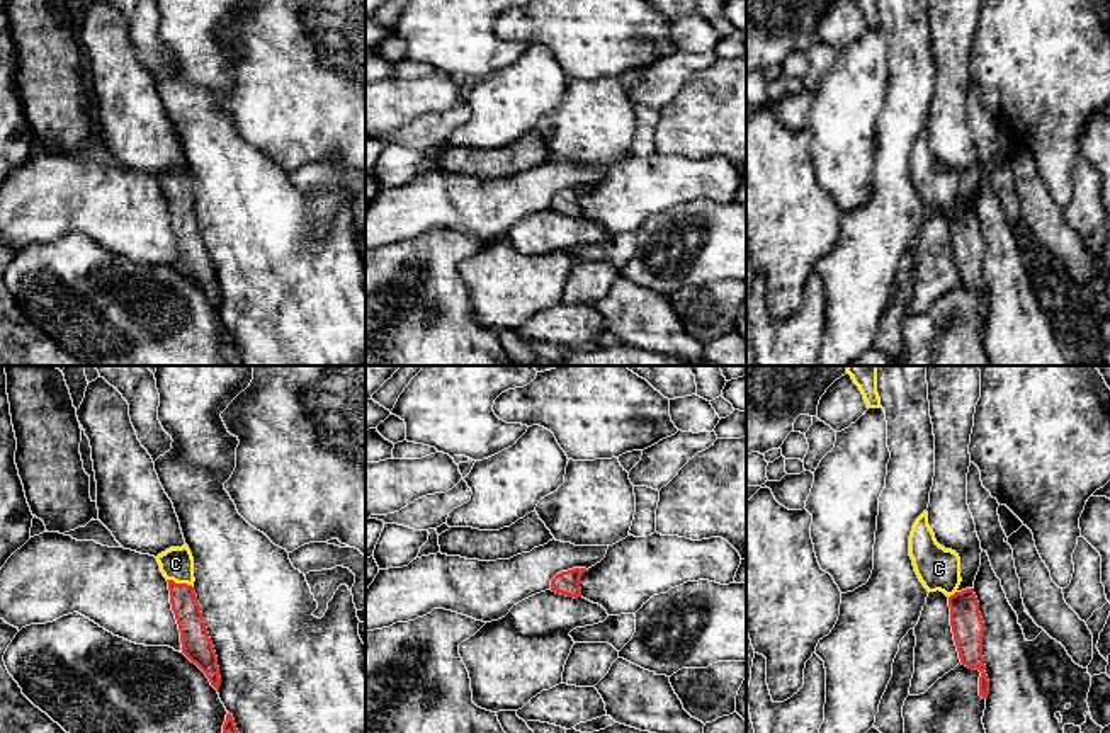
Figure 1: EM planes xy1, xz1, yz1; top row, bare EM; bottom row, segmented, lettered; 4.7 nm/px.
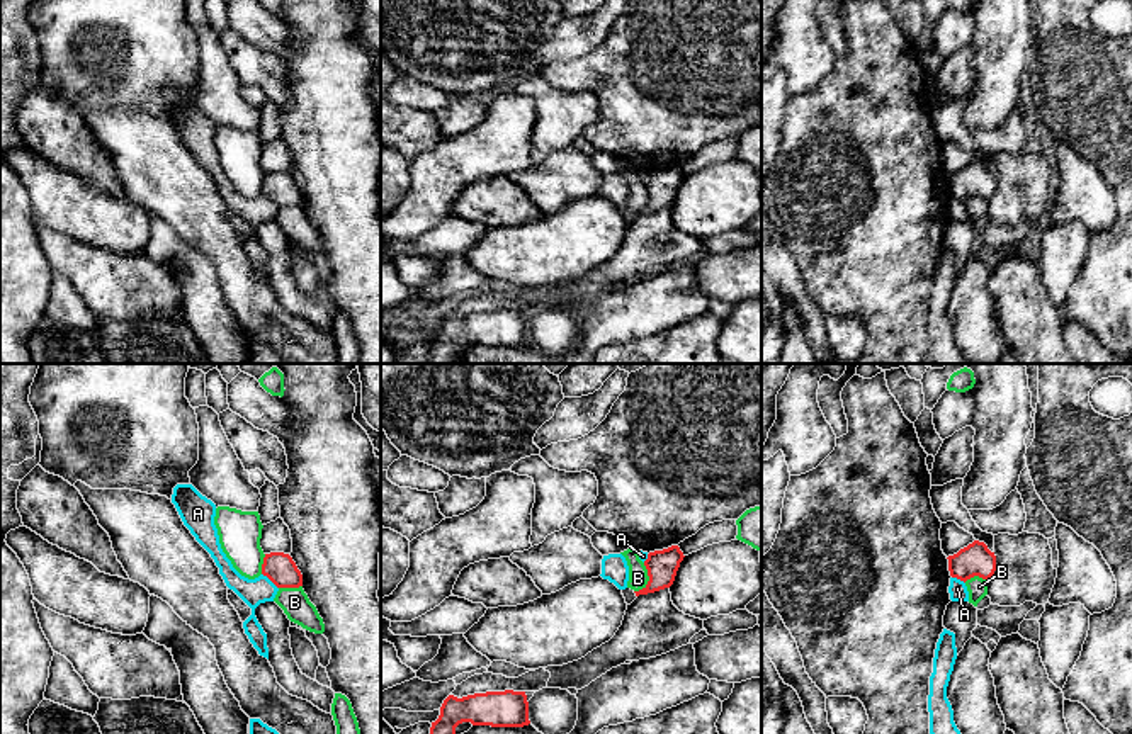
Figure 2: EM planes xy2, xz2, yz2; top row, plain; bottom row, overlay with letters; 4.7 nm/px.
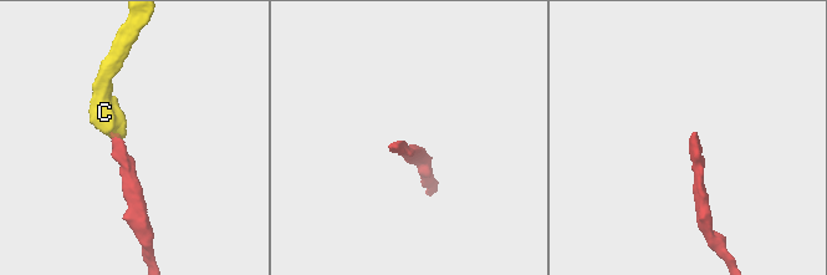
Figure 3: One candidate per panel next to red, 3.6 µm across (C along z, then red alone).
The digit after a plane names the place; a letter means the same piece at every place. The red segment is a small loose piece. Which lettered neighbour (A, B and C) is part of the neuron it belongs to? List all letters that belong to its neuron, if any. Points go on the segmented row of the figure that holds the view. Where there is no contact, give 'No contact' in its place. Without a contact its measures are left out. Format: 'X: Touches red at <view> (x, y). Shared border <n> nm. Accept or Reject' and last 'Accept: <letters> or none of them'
A: Touches red at xy2 (271, 580). Shared border 110 nm. Reject
B: Touches red at xz2 (650, 580). Shared border 150 nm. Reject
C: Touches red at xy1 (181, 584). Shared border 130 nm. Accept
Accept: C

